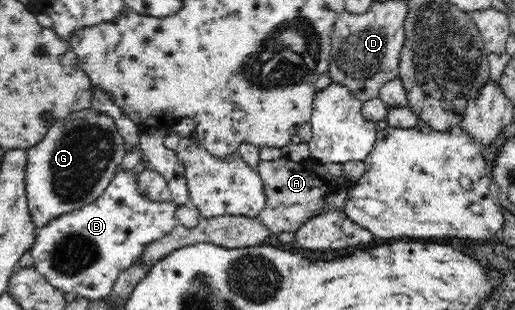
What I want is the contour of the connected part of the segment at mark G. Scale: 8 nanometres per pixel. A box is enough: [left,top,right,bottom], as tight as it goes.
[25,107,126,228]

